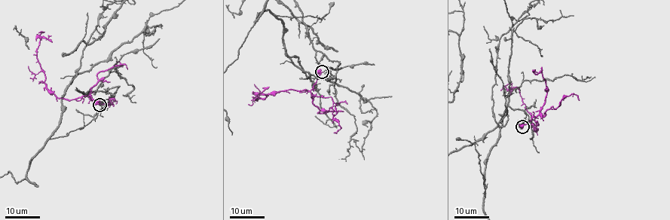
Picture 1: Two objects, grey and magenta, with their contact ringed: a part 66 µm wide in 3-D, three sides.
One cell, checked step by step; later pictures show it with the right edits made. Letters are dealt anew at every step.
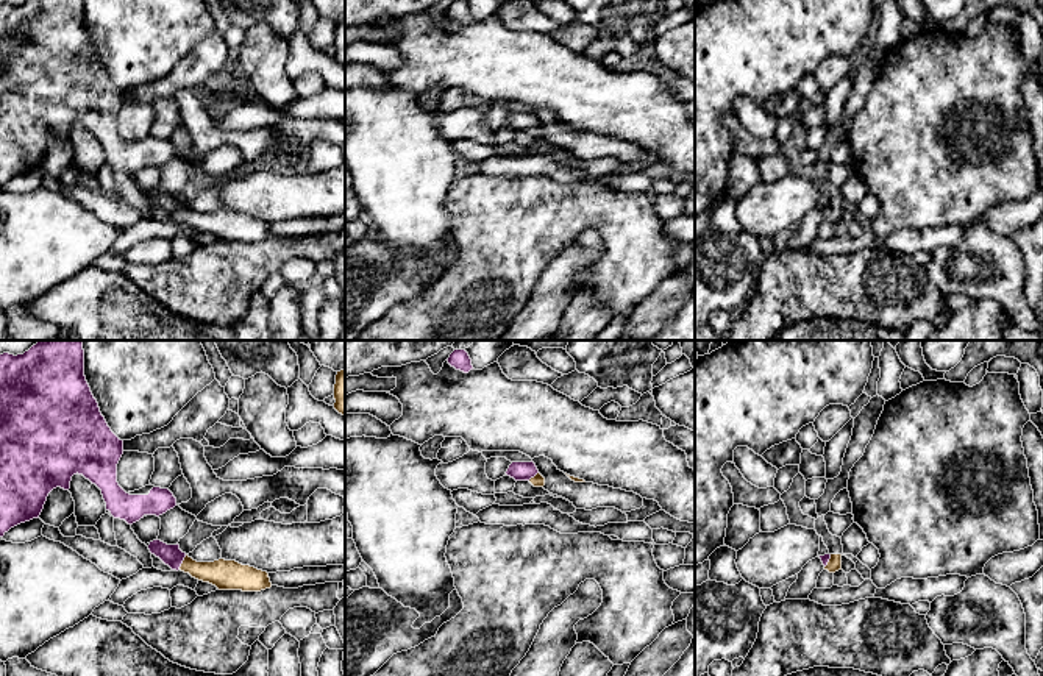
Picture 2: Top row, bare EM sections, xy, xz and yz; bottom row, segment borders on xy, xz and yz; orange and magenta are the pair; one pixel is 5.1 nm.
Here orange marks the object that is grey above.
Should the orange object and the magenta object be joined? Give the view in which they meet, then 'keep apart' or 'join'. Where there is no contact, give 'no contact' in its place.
xy | join

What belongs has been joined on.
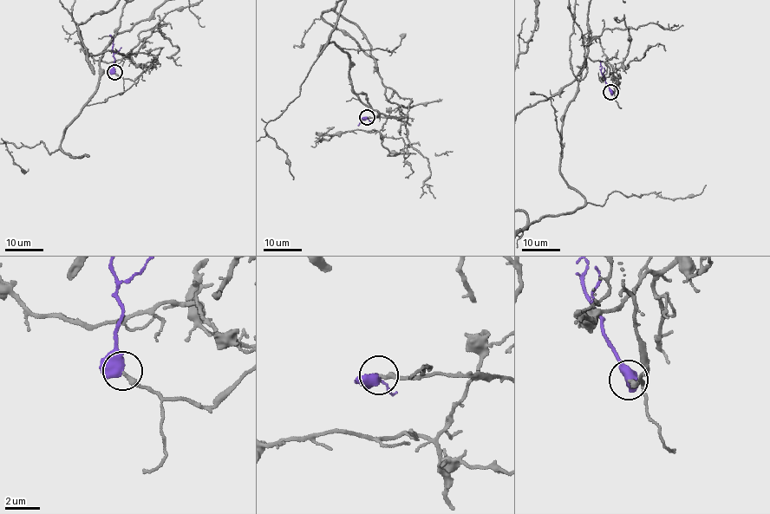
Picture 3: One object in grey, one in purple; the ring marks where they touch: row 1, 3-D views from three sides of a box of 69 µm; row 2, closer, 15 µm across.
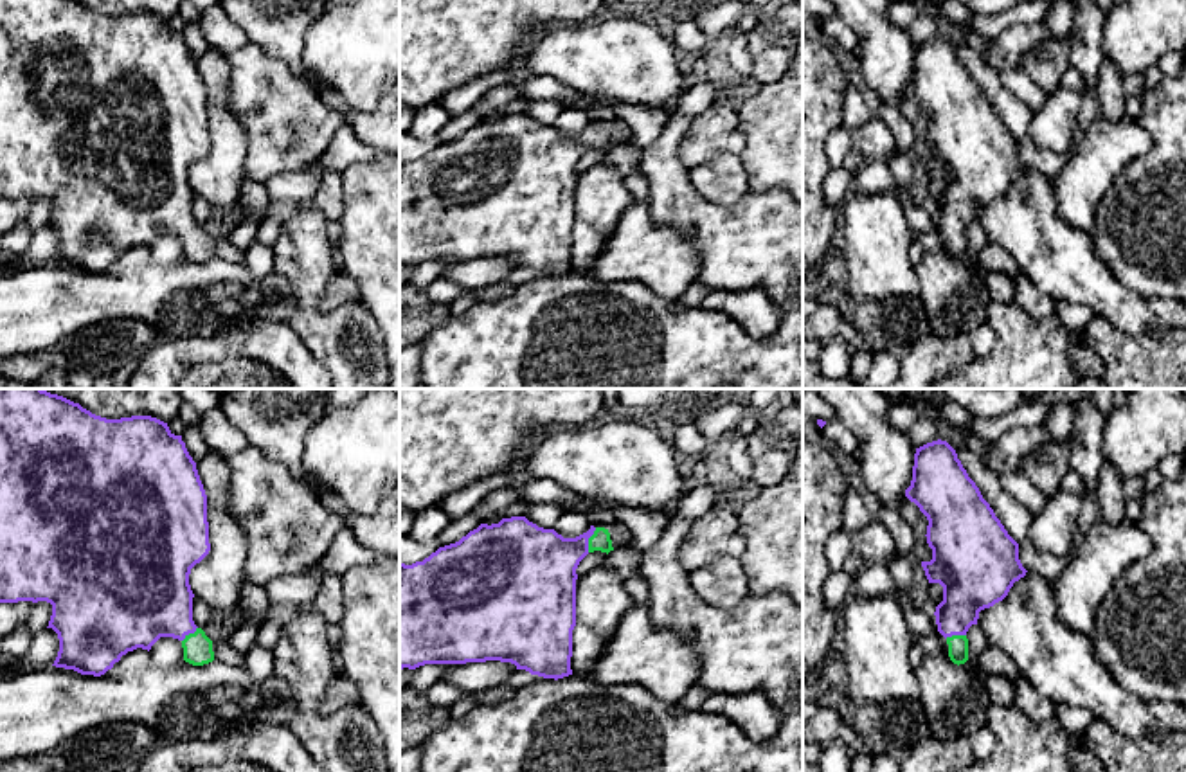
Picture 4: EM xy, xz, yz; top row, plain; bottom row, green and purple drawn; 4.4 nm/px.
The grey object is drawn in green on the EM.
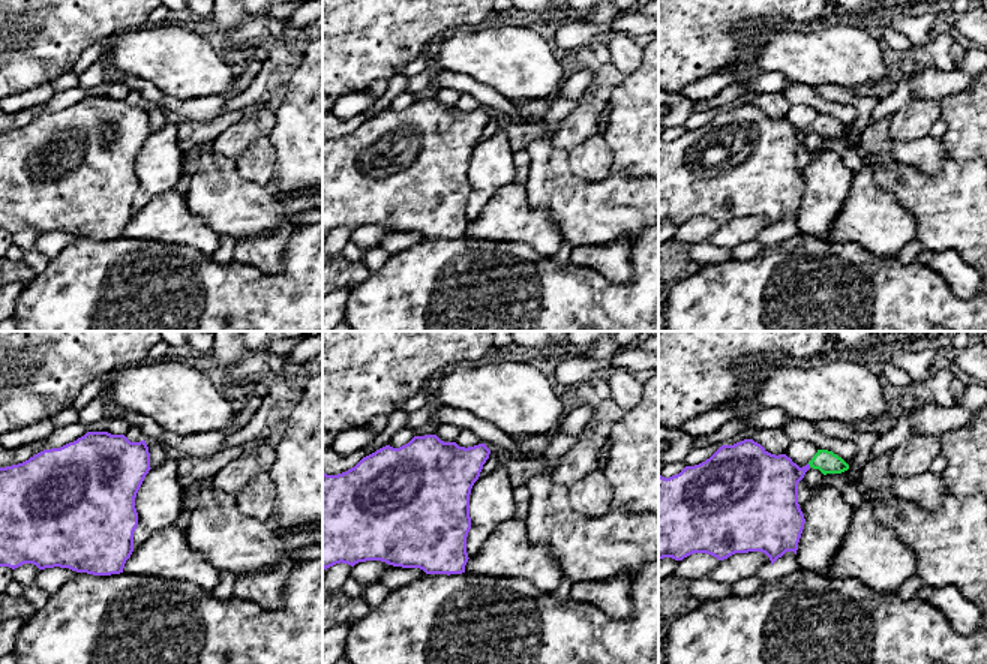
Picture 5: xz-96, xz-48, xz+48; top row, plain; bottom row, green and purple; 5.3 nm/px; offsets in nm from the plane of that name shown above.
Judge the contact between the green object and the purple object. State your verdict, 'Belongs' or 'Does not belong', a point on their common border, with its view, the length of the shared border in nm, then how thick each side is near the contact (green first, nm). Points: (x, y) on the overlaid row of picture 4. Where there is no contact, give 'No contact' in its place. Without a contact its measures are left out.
Belongs. Touches green at xz (589, 540). Shared border 120 nm. Thickness 90 nm (green) against 320 nm

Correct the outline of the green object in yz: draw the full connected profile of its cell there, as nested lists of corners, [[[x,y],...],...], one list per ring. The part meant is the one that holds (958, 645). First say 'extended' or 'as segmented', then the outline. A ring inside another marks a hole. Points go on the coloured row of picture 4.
extended; [[[947,441],[916,448],[905,497],[929,520],[925,536],[932,560],[921,567],[929,583],[943,587],[943,601],[934,612],[938,632],[947,639],[950,660],[965,664],[966,632],[977,624],[979,612],[1002,601],[1028,572],[1019,560],[1019,543]]]

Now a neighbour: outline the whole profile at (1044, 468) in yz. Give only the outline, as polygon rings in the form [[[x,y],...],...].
[[[1051,437],[1037,452],[1013,464],[1013,468],[1019,470],[1037,489],[1051,497],[1060,489],[1062,477],[1071,470],[1069,455],[1071,437],[1064,443]]]

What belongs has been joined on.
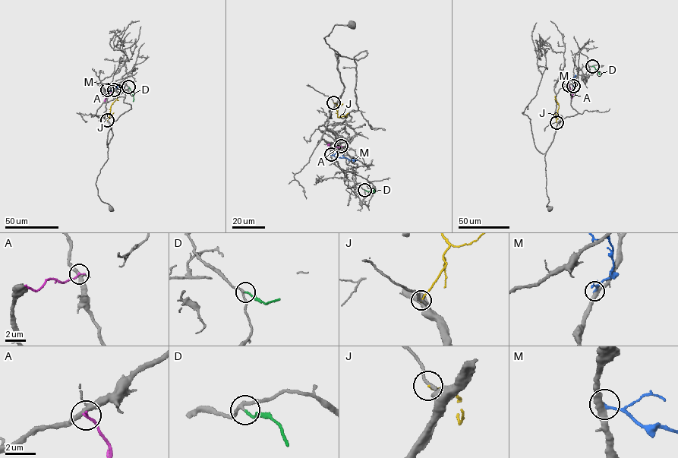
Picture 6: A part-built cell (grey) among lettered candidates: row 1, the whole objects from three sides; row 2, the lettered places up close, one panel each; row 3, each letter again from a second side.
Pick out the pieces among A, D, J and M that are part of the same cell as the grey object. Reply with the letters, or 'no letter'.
D

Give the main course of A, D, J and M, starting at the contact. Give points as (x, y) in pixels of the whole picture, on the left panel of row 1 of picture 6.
A: (114, 90), (107, 95), (105, 102)
D: (128, 86), (133, 102)
J: (107, 120), (111, 105), (117, 96)
M: (107, 90), (124, 87)

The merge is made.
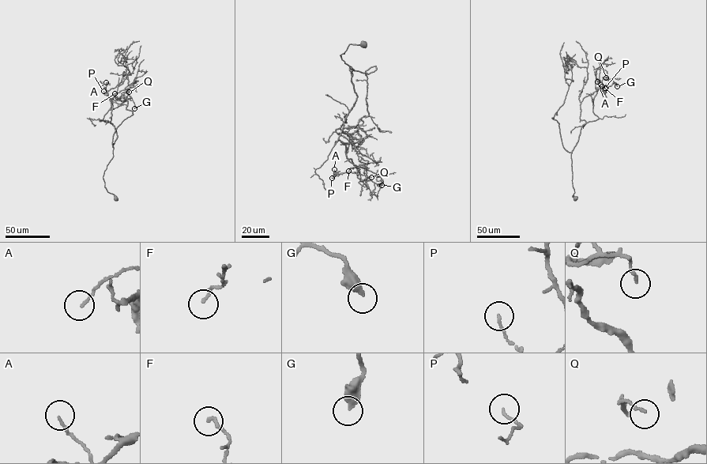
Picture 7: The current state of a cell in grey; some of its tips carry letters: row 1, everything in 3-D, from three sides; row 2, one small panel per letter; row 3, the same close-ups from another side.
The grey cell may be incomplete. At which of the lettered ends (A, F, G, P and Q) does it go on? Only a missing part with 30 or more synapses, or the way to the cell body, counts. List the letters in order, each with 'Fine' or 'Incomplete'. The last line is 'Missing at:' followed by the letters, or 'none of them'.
A: Fine
F: Fine
G: Fine
P: Fine
Q: Fine
Missing at: none of them

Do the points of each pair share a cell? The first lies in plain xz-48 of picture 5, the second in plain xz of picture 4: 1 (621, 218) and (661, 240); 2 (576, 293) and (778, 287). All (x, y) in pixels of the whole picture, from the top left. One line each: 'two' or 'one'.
1: two
2: two

